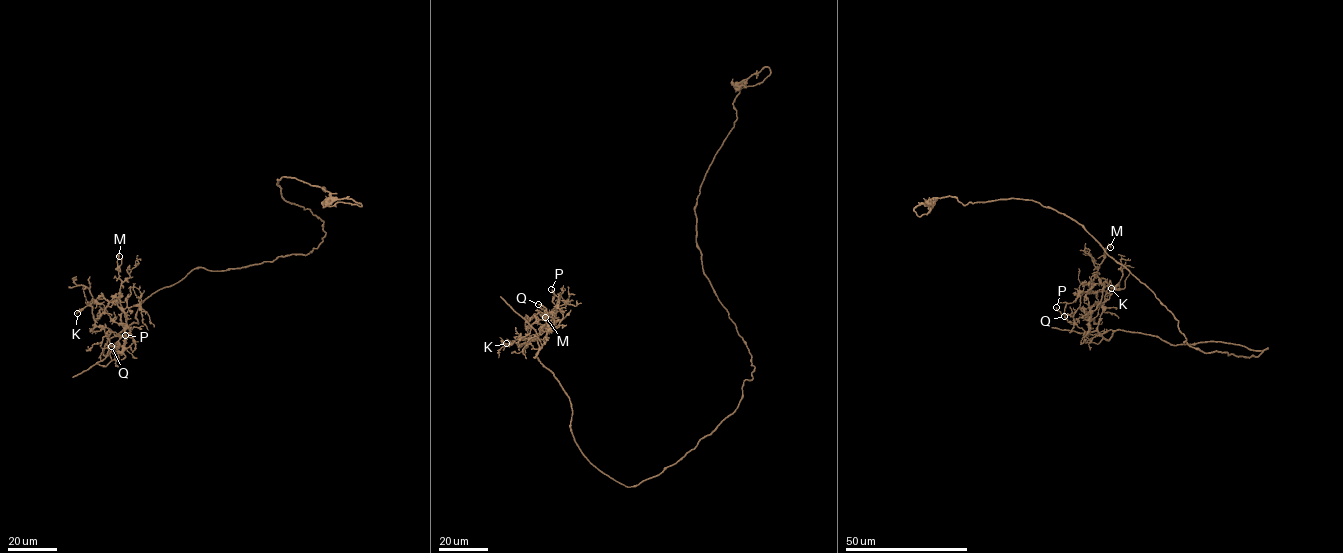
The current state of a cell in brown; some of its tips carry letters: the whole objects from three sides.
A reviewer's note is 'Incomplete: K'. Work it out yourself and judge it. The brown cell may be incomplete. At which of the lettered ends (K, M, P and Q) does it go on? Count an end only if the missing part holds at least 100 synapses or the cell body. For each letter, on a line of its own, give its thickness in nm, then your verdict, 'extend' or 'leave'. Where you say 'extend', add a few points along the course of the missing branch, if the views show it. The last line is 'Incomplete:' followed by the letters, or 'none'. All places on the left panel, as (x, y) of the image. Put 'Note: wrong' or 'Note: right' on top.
Note: wrong
K: 150 nm thick; leave
M: 150 nm thick; leave
P: 150 nm thick; leave
Q: 260 nm thick; leave
Incomplete: none

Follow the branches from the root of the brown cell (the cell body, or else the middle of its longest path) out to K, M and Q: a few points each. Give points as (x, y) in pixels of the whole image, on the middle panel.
K: (712, 433), (658, 474), (620, 484), (575, 441), (567, 394), (534, 357), (543, 340), (520, 336), (506, 343)
M: (712, 433), (637, 485), (604, 474), (575, 441), (567, 394), (534, 357), (553, 329), (545, 317)
Q: (712, 433), (637, 485), (625, 486), (604, 474), (575, 441), (567, 394), (534, 357), (554, 323), (538, 304)

